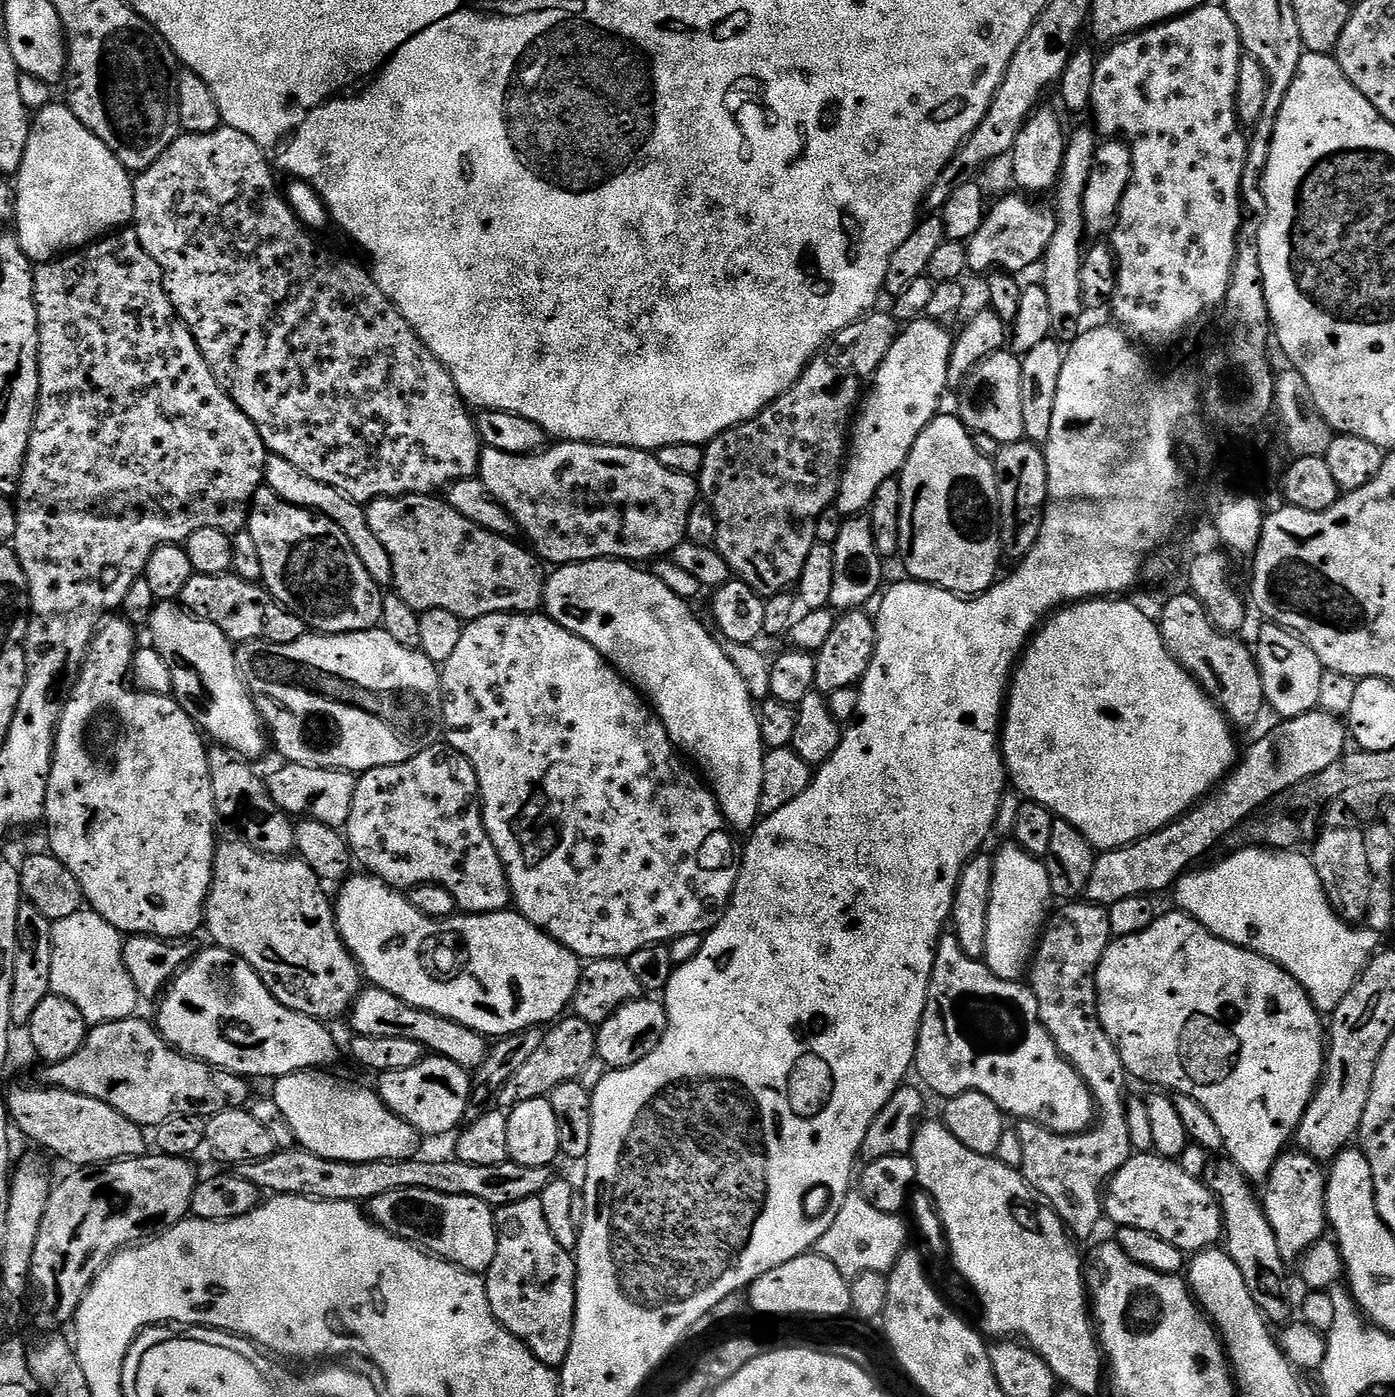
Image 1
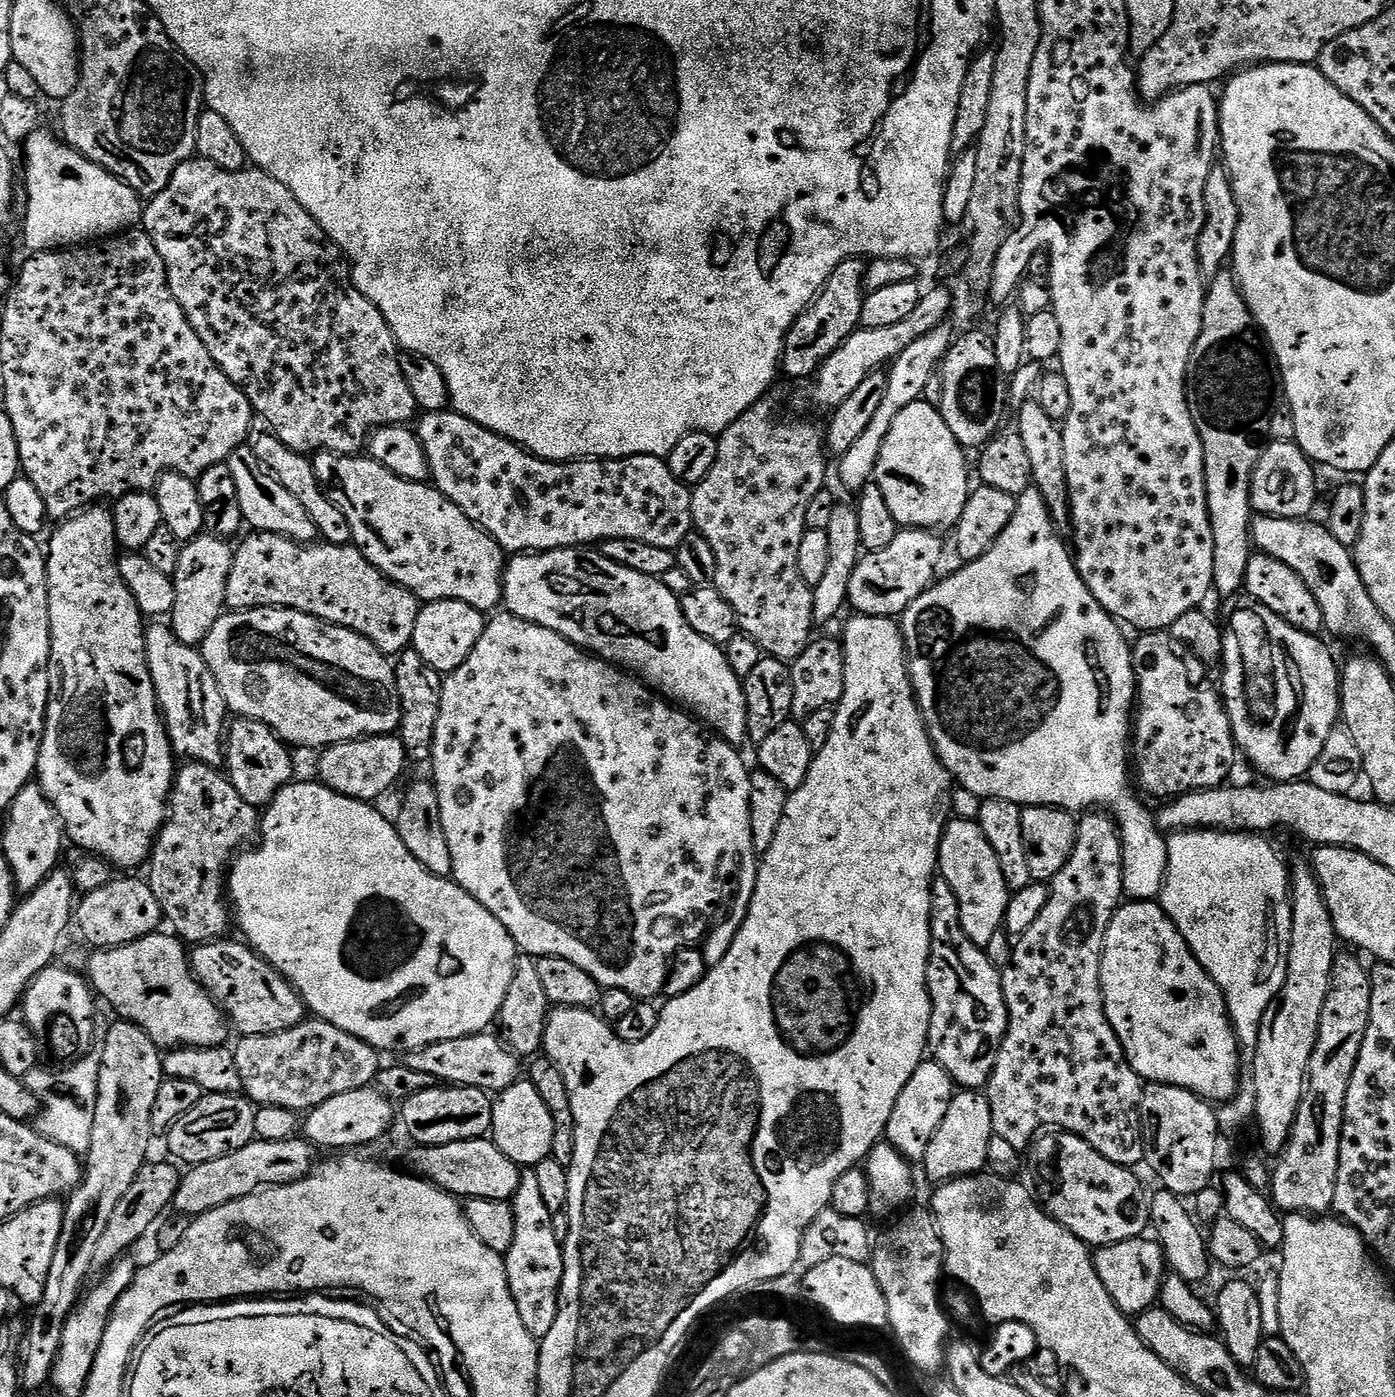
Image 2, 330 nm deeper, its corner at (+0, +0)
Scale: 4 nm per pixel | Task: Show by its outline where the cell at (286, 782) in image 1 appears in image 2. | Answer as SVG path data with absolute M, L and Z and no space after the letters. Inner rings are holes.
M389 734L386 736L369 736L362 740L346 740L343 744L329 744L319 753L320 776L319 783L325 784L330 790L342 794L346 798L376 802L379 796L384 796L400 780L404 767L409 767L410 761L406 750L402 746L399 735Z

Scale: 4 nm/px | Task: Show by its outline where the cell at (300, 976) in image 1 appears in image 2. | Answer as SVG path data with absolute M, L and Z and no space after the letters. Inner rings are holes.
M188 762L185 763L185 765L185 768L183 765L183 767L177 771L176 779L172 786L170 803L168 805L168 815L163 828L160 829L160 835L156 838L156 843L152 845L152 854L146 864L146 869L148 868L146 879L150 890L154 890L154 898L158 898L158 906L160 907L163 919L166 921L166 924L169 924L169 926L173 928L169 929L171 929L185 945L195 946L198 944L209 944L211 940L219 940L229 935L228 920L230 924L230 904L226 899L226 877L230 871L234 853L237 850L243 849L245 845L247 845L244 844L247 840L253 839L252 841L255 841L257 839L258 829L262 824L262 816L257 808L250 806L250 802L246 802L242 798L242 794L238 794L238 790L234 790L234 786L220 768L211 768L208 764L198 764L195 762Z

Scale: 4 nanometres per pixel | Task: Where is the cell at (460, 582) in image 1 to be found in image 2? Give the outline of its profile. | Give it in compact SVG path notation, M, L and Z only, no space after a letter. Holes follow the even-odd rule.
M318 452L312 460L312 469L330 502L346 514L346 522L350 522L352 531L352 544L386 578L413 592L424 604L457 600L485 614L495 613L501 607L506 567L504 549L490 533L466 518L466 514L462 514L462 510L458 510L458 506L454 506L454 502L447 500L431 483L415 484L398 478L386 470L386 466L364 454L339 456L333 452Z

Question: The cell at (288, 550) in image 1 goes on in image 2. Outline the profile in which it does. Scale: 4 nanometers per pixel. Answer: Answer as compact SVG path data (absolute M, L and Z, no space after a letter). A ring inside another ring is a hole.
M245 446L234 450L226 462L234 474L238 502L242 506L244 523L249 529L285 536L299 544L310 544L317 539L318 533L314 522L310 522L310 514L306 514L306 509L295 500L290 490L286 490L286 486L282 486L266 471L250 449Z

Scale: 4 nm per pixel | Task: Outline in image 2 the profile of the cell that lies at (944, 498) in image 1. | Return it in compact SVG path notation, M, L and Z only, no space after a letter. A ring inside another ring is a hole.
M924 398L916 400L894 418L894 426L890 426L886 442L882 442L882 454L878 454L874 482L886 497L886 506L890 506L890 514L894 514L897 525L929 530L951 529L958 518L962 518L962 510L968 501L968 460L964 457L967 456L965 449L960 447L954 434L950 434L950 426L946 426L939 407L926 401Z

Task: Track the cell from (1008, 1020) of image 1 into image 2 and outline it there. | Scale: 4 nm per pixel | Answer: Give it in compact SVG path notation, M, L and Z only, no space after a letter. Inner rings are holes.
M943 878L932 881L930 934L928 993L932 999L932 1017L927 1051L950 1074L953 1085L964 1090L980 1090L994 1070L996 1055L1008 1029L1006 998L1000 981L1002 972L990 962L987 951L970 942L960 929L958 898L954 898L954 890L950 890Z

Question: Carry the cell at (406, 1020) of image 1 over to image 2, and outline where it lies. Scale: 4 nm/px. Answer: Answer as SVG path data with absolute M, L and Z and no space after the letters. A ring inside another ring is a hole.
M221 938L191 949L190 963L196 981L212 995L212 1001L224 1013L229 1025L240 1036L278 1034L306 1019L304 999L293 984L258 953L239 939Z

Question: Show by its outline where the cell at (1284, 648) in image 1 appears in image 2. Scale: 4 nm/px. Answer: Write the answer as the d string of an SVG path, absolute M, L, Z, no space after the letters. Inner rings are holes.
M1248 602L1245 608L1236 608L1228 616L1228 625L1225 623L1222 628L1224 634L1224 654L1222 665L1224 664L1224 681L1218 685L1224 701L1224 709L1228 712L1230 726L1232 727L1232 737L1236 740L1236 747L1244 756L1261 772L1262 775L1268 776L1272 782L1287 782L1289 780L1299 780L1307 777L1315 763L1319 762L1319 755L1322 754L1326 740L1330 738L1332 731L1338 728L1340 715L1340 674L1341 669L1338 667L1338 660L1332 657L1332 652L1319 639L1319 635L1311 632L1303 632L1294 626L1290 626L1274 610L1255 602Z

